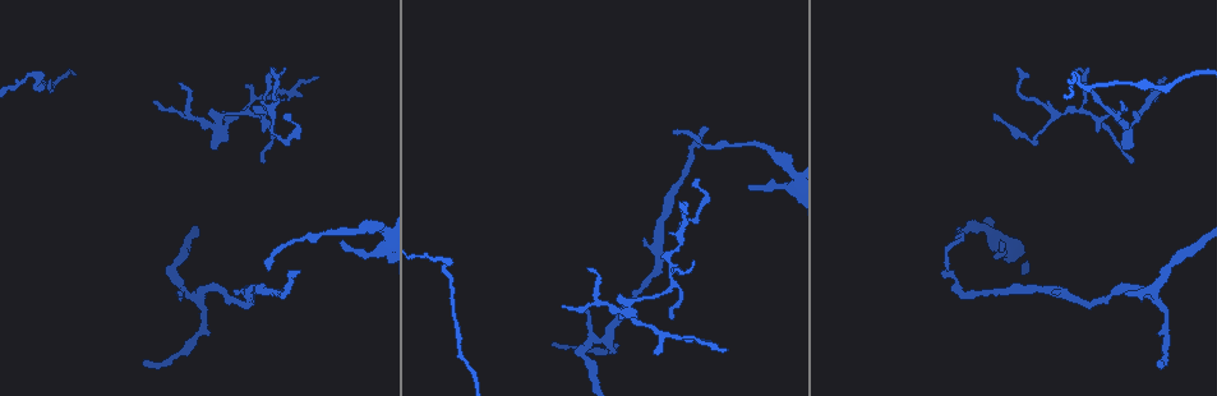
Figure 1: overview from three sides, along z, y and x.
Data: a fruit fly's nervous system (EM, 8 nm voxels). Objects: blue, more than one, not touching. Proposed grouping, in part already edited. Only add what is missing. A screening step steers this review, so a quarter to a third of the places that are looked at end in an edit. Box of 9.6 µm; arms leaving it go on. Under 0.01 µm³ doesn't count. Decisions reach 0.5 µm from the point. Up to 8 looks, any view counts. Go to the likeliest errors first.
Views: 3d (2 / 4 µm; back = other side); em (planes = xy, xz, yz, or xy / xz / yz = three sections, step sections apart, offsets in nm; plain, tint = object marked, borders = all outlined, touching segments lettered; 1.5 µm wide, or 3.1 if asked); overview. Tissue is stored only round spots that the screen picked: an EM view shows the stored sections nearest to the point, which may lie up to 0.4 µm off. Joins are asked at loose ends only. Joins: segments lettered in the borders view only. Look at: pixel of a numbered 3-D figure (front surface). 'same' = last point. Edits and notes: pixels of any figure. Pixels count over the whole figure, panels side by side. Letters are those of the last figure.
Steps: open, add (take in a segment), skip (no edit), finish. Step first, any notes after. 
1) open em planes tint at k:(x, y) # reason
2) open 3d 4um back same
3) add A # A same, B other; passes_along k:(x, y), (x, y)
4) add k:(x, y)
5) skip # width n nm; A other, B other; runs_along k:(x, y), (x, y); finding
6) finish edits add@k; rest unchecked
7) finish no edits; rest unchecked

open 3d 2um at 1:(706, 129) # end of a long branch

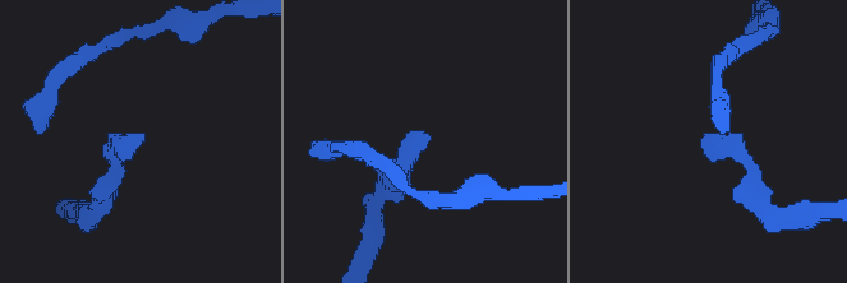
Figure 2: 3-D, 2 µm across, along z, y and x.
open em planes borders at 2:(429, 138)

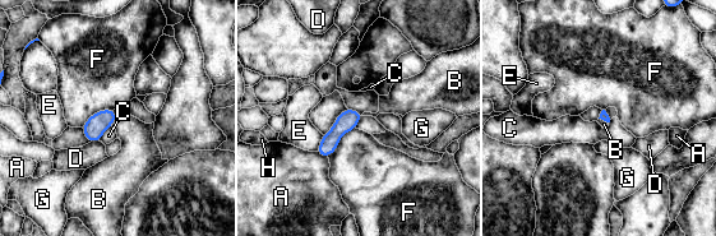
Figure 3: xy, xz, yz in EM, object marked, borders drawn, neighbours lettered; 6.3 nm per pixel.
add B # A other, B same, C other, D other, E other, F other, G other, H other; passes_along 3:(93, 129), (114, 120), (139, 151); the neuron continues

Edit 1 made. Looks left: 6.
open em xz step 4 tint at 1:(555, 344) # free end

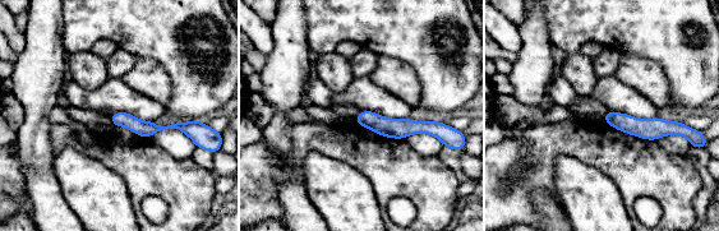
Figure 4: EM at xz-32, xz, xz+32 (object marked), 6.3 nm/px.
open em planes borders same

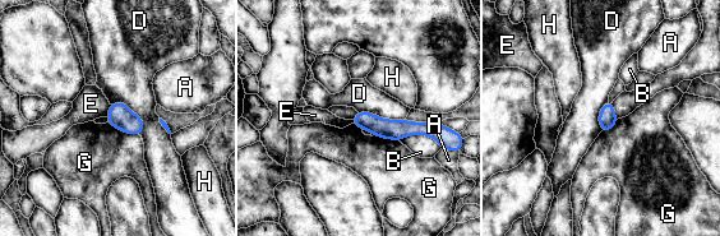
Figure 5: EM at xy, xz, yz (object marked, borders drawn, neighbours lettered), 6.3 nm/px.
skip # width 110 nm; longest_contact D 300 nm; A other, B other, D other, E other, G other, H other; no lettered segment goes on from it

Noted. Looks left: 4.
open em xz step 4 tint at 1:(157, 102) # thin end

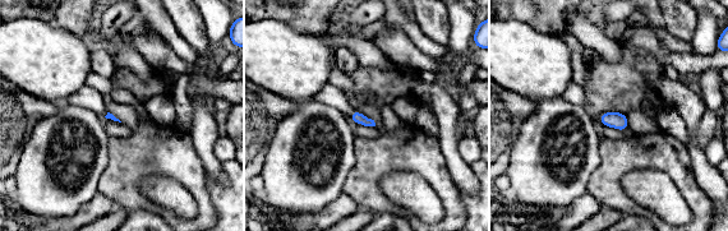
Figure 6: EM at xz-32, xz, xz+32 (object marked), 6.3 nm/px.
open em planes borders same

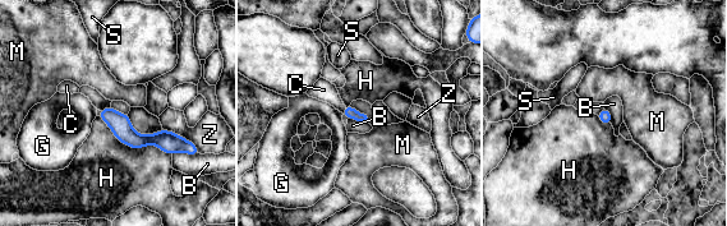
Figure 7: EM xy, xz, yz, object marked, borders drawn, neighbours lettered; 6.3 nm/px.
add C # B other, C same, G other, H other, M other, S other, Z other; passes_along 7:(350, 112), (343, 110), (323, 90); it goes on there

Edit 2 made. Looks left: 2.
finish edits add@3, add@7; rest unchecked

